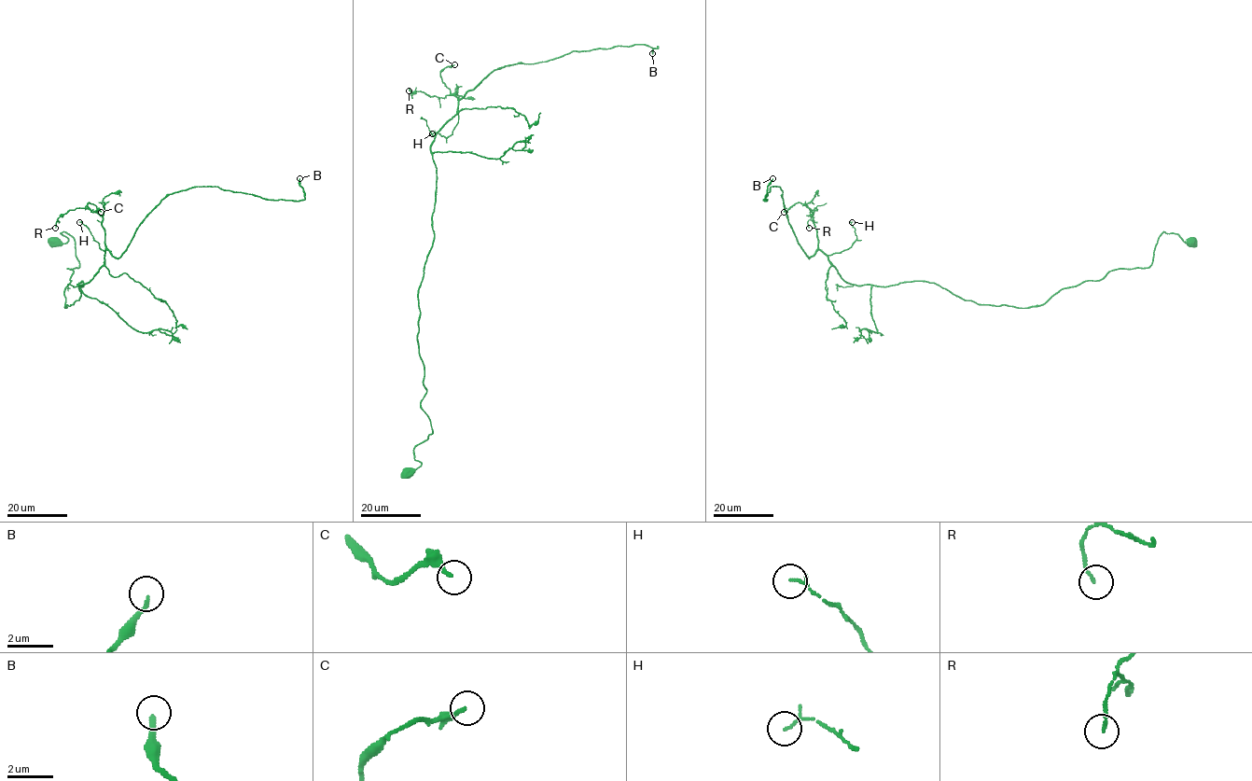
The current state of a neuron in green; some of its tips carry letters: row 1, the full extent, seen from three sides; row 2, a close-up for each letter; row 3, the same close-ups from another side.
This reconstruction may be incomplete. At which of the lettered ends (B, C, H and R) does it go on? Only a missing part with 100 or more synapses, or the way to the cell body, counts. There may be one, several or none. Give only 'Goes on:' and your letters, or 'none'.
Goes on: B

